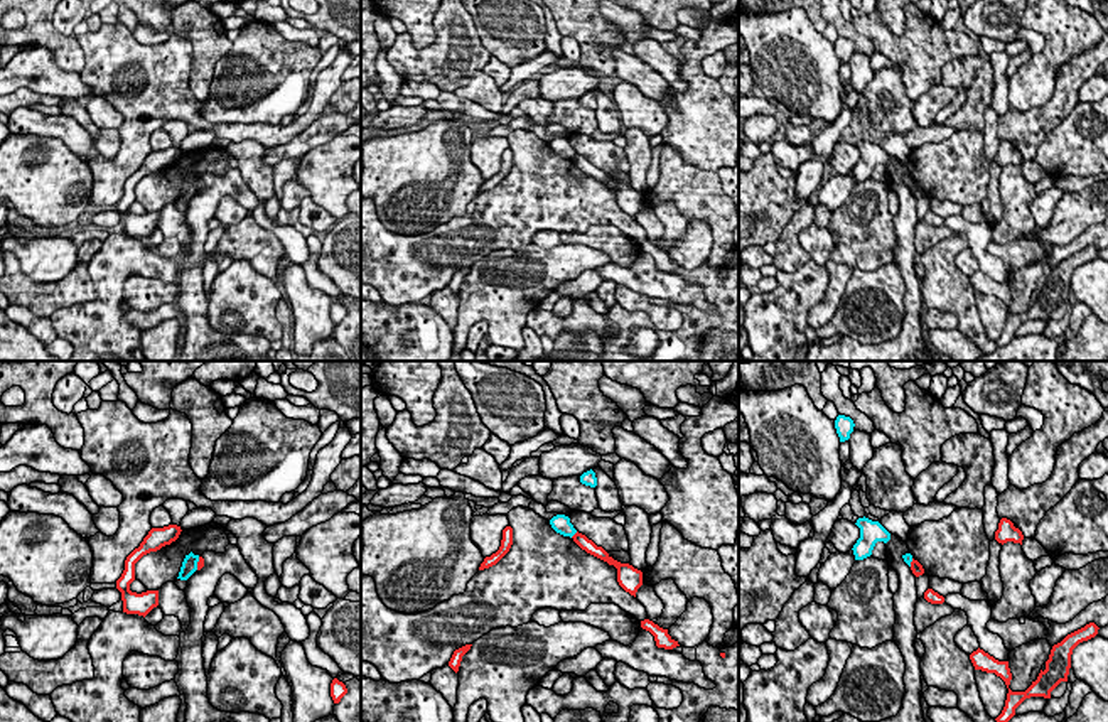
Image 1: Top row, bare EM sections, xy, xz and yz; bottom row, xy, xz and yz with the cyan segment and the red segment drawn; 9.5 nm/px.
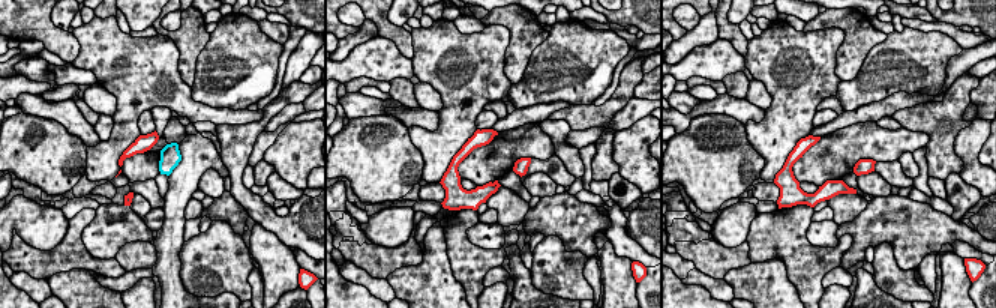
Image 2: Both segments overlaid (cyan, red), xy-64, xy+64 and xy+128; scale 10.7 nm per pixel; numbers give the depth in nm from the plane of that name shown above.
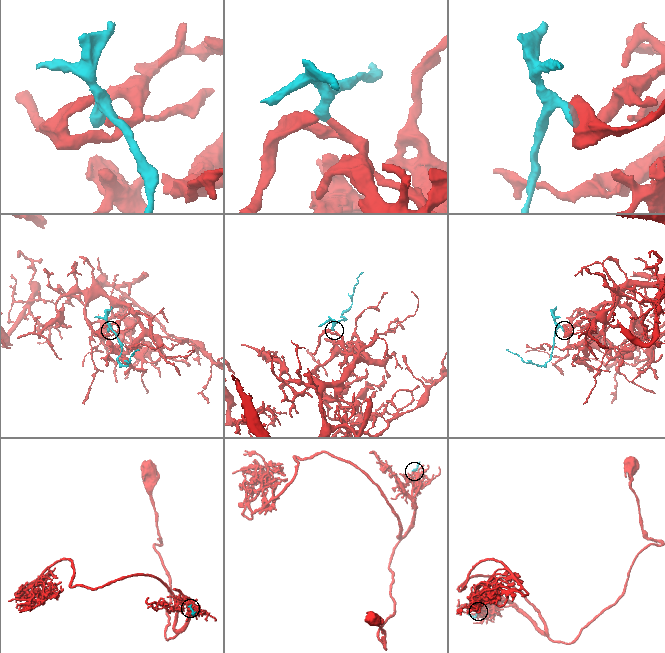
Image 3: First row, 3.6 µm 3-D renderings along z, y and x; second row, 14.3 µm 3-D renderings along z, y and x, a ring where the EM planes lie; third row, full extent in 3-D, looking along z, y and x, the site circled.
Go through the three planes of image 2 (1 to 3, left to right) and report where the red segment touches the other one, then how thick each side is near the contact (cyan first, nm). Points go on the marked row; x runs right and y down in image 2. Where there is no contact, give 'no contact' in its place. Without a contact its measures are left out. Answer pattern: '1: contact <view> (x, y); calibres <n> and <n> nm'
1: no contact
2: no contact
3: no contact

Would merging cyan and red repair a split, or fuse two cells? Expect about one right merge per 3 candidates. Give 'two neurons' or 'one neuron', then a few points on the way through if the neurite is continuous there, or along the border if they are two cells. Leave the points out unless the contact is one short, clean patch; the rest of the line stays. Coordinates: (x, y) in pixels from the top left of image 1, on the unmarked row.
one neuron; runs through xz (560, 145), (574, 156), (579, 161)

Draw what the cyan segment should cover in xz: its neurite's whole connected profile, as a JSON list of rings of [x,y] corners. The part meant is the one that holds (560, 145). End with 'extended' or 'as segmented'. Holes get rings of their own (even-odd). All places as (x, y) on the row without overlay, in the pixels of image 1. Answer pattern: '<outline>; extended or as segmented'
[[[557,137],[550,142],[551,150],[563,157],[570,159],[582,172],[587,175],[607,184],[609,187],[614,187],[617,191],[617,204],[619,207],[636,219],[637,211],[643,207],[643,194],[634,191],[629,186],[621,186],[614,182],[602,169],[597,169],[592,162],[589,162],[585,157],[578,155],[573,147],[570,145],[570,140],[565,137]]]; extended

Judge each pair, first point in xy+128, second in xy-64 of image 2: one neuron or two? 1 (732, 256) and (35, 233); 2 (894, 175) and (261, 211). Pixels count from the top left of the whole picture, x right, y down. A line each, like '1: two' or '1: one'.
1: two
2: two

